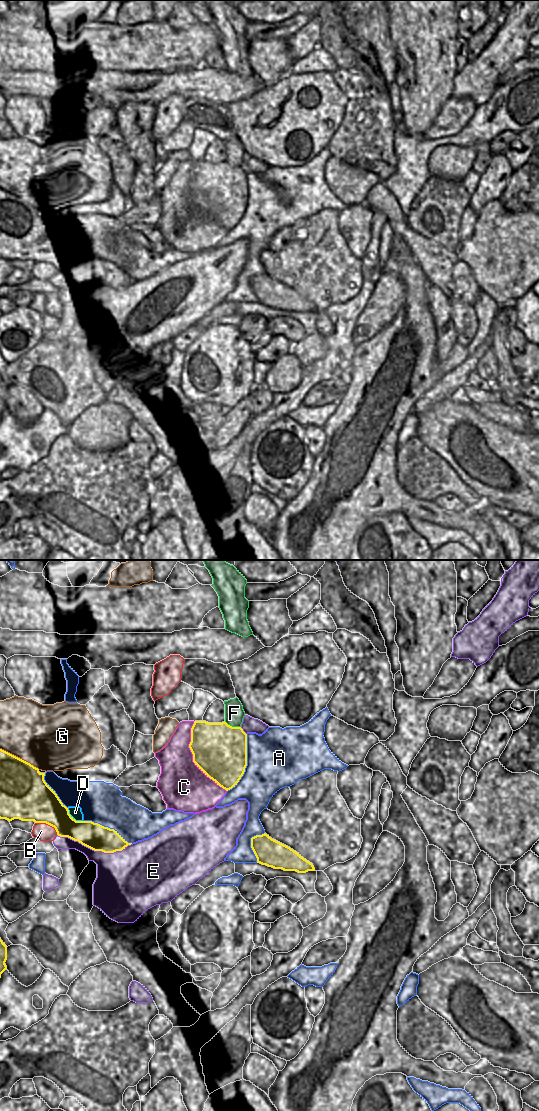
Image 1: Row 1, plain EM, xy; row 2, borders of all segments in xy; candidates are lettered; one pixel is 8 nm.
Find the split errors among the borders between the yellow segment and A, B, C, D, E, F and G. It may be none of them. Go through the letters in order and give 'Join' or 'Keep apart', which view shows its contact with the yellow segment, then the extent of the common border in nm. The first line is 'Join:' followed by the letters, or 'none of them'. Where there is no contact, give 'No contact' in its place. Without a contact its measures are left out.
Join: none of them
A: Keep apart. Touches yellow in xy. Shared border 500 nm
B: Keep apart. Touches yellow in xy. Shared border 200 nm
C: Keep apart. Touches yellow in xy. Shared border 600 nm
D: Keep apart. Touches yellow in xy. Shared border 170 nm
E: Keep apart. Touches yellow in xy. Shared border 600 nm
F: Keep apart. Touches yellow in xy. Shared border 140 nm
G: Keep apart. Touches yellow in xy. Shared border 360 nm.

